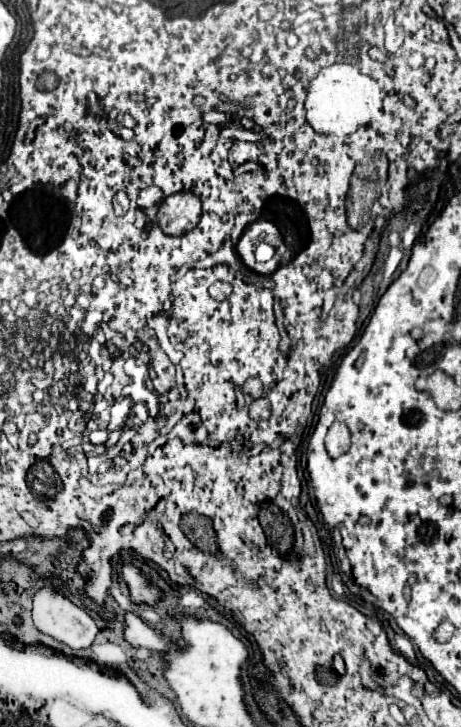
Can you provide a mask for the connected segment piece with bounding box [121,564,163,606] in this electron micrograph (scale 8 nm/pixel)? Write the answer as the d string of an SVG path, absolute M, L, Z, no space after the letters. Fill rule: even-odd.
M125 564L121 568L121 576L123 576L123 582L129 588L129 598L131 598L133 604L137 604L137 606L139 604L155 606L161 600L163 592L157 586L149 584L147 578L141 574L141 570L135 568L133 564Z

